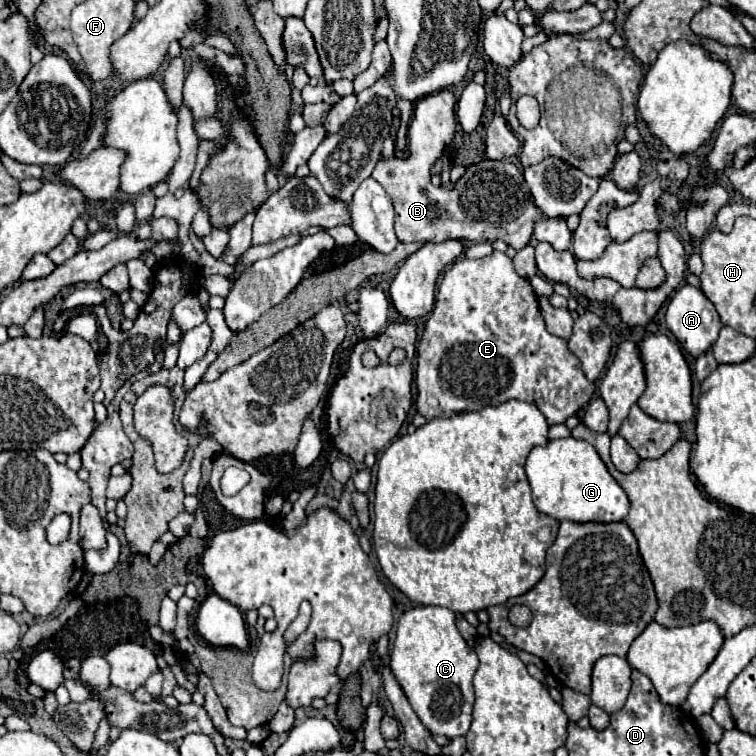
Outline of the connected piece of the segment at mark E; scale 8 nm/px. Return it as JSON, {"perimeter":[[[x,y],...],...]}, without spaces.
{"perimeter":[[[492,252],[476,260],[462,256],[444,272],[416,360],[416,408],[426,420],[482,410],[514,398],[536,404],[552,426],[564,424],[568,416],[578,414],[594,398],[594,384],[580,370],[580,360],[568,350],[564,338],[552,336],[546,330],[530,282],[516,274],[512,260],[504,252]]]}

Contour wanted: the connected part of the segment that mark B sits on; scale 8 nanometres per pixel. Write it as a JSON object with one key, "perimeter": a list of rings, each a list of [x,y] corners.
{"perimeter":[[[448,90],[434,92],[420,102],[416,102],[414,116],[408,128],[409,158],[380,158],[376,164],[372,178],[378,180],[388,196],[392,198],[394,210],[396,210],[396,236],[400,242],[444,242],[444,240],[466,240],[466,242],[494,242],[504,240],[508,246],[522,250],[528,240],[534,234],[534,224],[544,220],[546,216],[536,210],[536,204],[532,202],[532,194],[528,190],[528,184],[524,182],[524,176],[520,168],[512,162],[494,162],[494,160],[482,160],[480,164],[468,166],[464,176],[452,186],[432,186],[430,169],[434,162],[444,154],[446,146],[454,138],[456,130],[456,114],[454,114],[456,98]]]}

